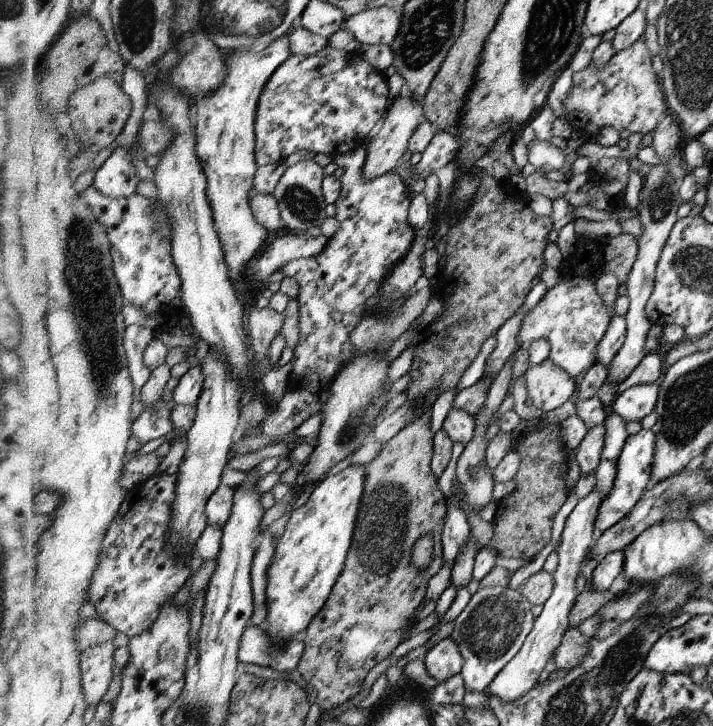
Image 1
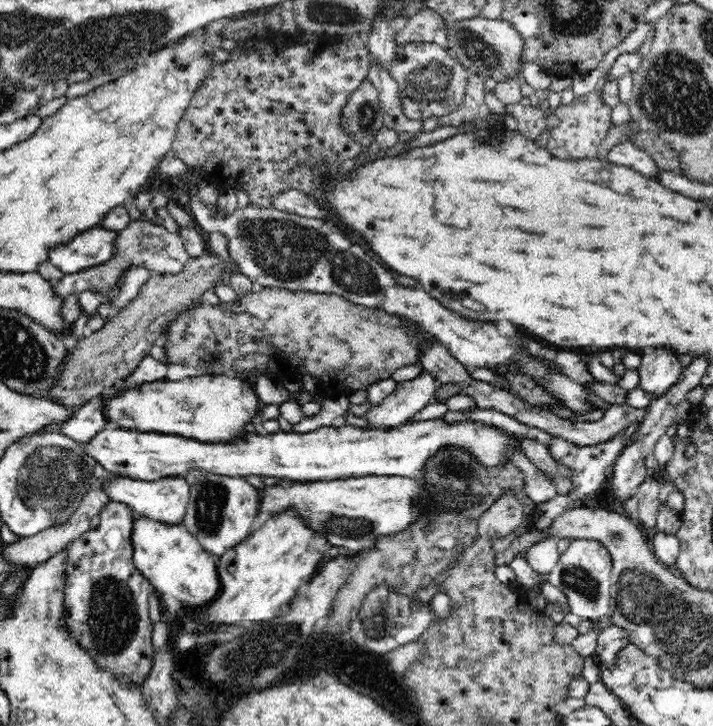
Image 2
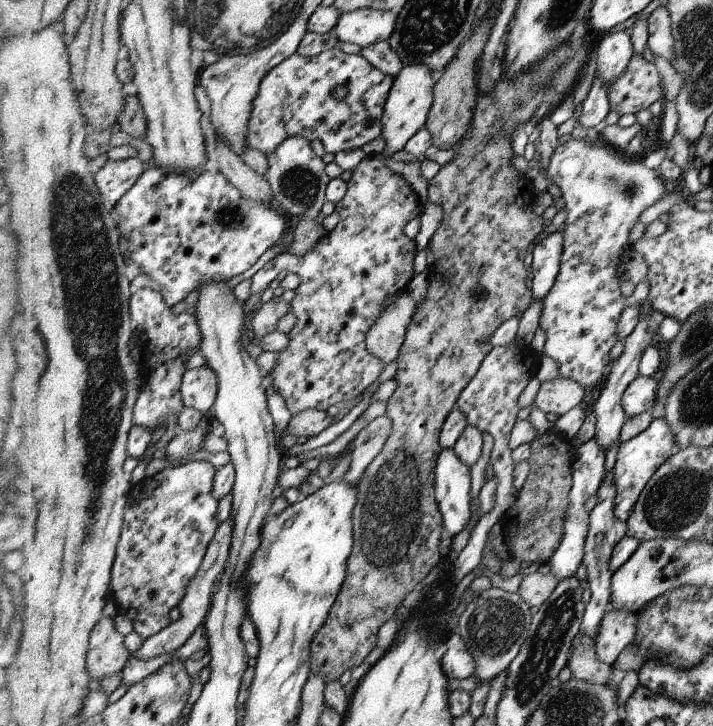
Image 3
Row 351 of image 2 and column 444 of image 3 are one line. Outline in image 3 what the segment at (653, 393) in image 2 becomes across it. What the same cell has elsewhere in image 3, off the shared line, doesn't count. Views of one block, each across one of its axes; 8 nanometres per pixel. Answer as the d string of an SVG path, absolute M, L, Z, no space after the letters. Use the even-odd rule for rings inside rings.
M457 632L448 638L447 654L443 656L443 671L447 678L470 678L476 672L475 657L464 644L464 639Z

